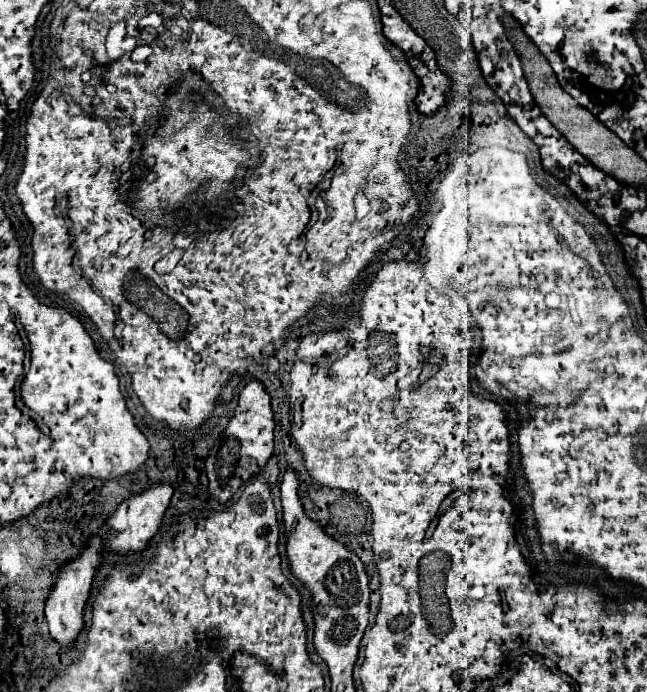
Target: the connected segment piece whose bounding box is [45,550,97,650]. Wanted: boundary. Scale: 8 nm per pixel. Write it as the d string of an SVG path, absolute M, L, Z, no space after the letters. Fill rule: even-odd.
M85 550L85 554L81 554L81 558L69 562L69 566L65 570L61 570L61 578L57 578L57 586L53 588L49 602L45 602L45 618L49 624L49 634L61 648L71 650L83 628L83 608L89 600L91 584L95 578L95 566L97 566L97 558L89 556L89 552Z

